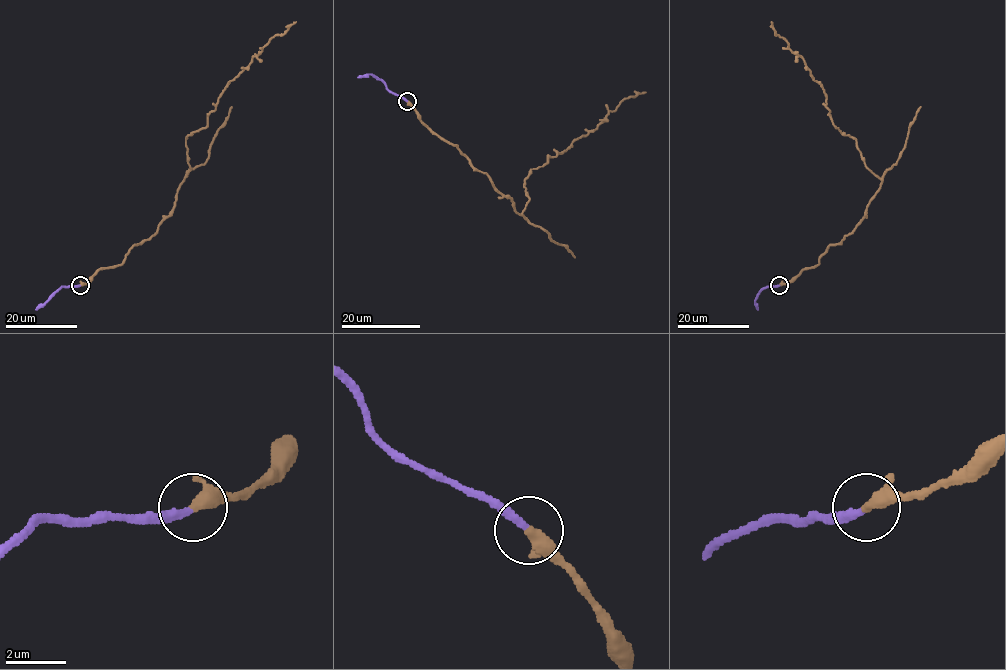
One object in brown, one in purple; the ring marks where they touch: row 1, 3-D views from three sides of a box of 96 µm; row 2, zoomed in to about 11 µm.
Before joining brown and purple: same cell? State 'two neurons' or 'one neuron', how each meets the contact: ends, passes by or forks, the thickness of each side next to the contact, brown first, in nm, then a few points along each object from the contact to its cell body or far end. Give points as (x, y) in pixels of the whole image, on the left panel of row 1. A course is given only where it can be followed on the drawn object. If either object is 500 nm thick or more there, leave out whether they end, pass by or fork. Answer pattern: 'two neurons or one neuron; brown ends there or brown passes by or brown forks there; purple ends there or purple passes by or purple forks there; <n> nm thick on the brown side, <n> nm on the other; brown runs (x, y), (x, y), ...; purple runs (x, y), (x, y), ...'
one neuron; brown passes by; purple ends there; 320 nm thick on the brown side, 280 nm on the other; brown runs (80, 285), (120, 264), (133, 245), (157, 231), (190, 167), (188, 135), (206, 127), (226, 85), (296, 22); purple runs (80, 285), (62, 286), (35, 309)

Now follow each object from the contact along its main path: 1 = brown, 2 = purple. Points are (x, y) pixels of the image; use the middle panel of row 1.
1: (407, 101), (521, 214), (531, 169), (596, 128), (624, 99), (645, 92)
2: (407, 101), (370, 74), (357, 77)

